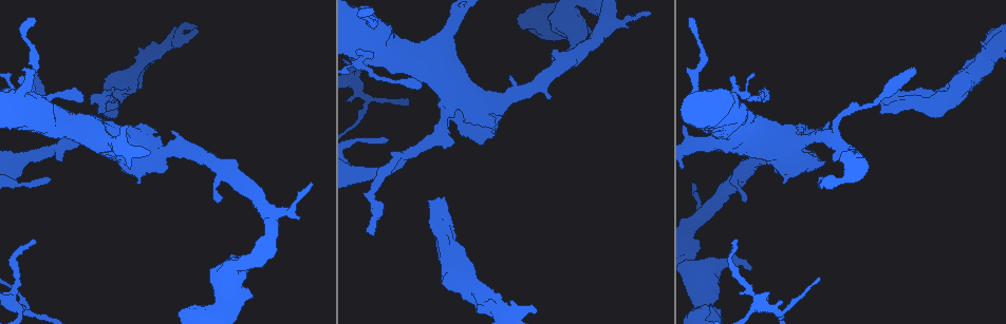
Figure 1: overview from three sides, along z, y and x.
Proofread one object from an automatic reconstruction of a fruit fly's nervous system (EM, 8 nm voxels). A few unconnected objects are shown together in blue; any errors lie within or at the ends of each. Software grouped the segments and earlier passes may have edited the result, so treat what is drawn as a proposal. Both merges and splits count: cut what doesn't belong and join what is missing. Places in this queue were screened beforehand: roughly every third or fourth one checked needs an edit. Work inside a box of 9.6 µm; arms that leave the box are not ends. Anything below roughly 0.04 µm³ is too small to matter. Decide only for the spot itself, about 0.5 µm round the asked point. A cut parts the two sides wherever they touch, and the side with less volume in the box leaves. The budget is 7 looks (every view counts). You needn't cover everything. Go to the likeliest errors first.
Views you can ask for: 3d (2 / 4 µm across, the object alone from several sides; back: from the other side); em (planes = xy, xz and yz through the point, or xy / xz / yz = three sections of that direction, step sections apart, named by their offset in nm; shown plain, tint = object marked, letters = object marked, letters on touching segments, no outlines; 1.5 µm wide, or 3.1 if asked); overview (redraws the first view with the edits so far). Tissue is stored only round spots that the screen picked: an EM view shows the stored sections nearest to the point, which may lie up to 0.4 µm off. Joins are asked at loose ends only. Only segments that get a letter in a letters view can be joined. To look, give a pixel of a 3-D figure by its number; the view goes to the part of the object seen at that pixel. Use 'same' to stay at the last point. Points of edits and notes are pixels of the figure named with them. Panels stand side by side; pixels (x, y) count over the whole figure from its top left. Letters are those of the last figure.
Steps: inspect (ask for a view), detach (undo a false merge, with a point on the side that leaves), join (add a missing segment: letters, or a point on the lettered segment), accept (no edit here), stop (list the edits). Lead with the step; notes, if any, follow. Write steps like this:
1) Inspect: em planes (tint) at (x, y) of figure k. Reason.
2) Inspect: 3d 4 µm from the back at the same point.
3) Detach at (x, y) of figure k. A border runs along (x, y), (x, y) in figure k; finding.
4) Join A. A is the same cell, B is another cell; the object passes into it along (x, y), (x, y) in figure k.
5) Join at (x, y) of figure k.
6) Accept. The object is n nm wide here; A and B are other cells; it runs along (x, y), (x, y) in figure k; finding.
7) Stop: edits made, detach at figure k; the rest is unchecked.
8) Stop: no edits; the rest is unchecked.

Inspect: em xz step 4 (tint) at (442, 198) of figure 1. Stops while still wide.

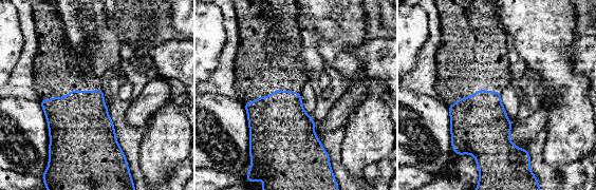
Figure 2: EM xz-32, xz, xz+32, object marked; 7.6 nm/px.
Inspect: em planes (letters) at the same point.

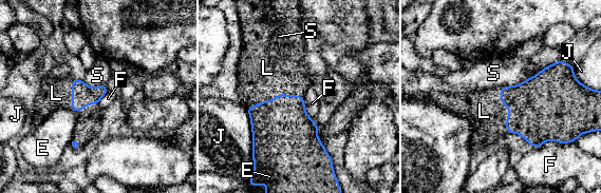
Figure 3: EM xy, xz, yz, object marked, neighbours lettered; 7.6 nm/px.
Join at (267, 68) of figure 3. L is the same cell, E, F, J and S are other cells; the object passes into it along (281, 129), (275, 97), (267, 68) in figure 3; it goes on there.

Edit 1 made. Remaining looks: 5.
Inspect: overview. Redraw.

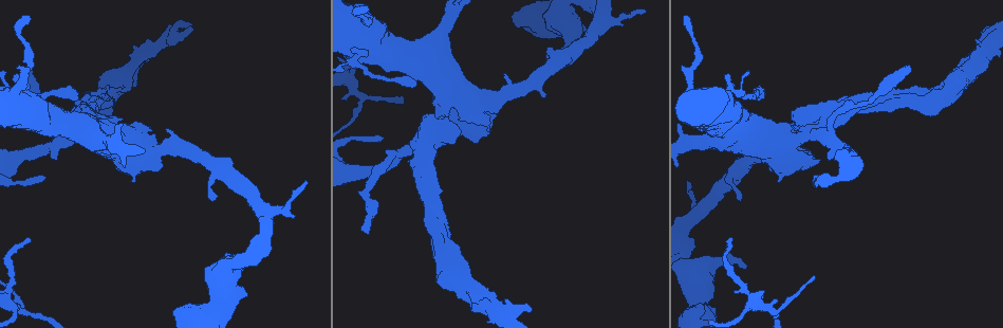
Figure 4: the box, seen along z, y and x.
Inspect: 3d 4 µm at (22, 310) of figure 4. Thick turns thin.

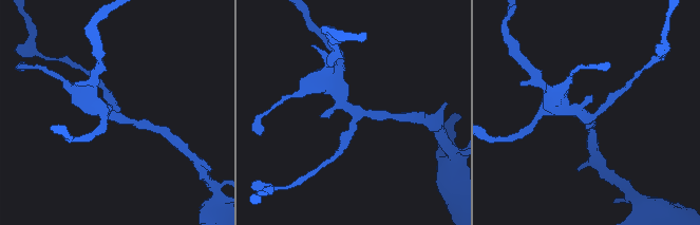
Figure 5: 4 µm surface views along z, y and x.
Inspect: em planes (letters) at (354, 113) of figure 5. Need the tissue.

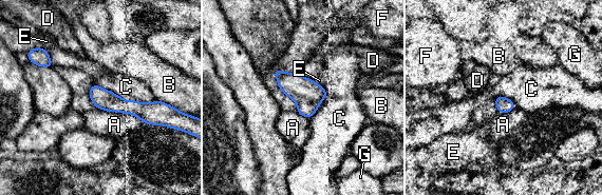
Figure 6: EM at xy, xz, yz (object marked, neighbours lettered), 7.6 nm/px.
Accept. A, B, C, D, E, F and G are other cells; one neuron here.

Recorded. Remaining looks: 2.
Inspect: em planes (letters) at (729, 240) of figure 4. Thin end.

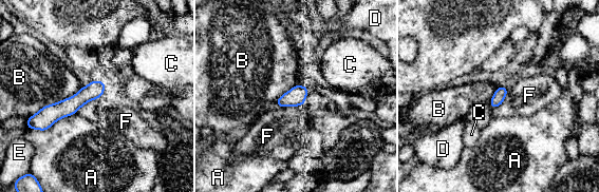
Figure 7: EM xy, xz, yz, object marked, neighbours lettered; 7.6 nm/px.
Accept. A, B, C, D, E and F are other cells; it runs along (103, 84), (39, 121) in figure 7; none of them fits.

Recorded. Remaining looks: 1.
Stop: edits made, join at figure 3; the rest is unchecked.

